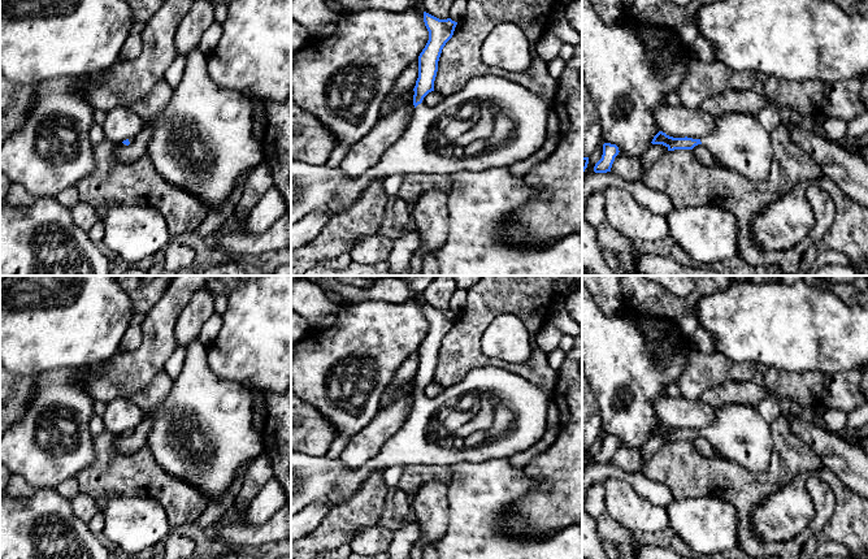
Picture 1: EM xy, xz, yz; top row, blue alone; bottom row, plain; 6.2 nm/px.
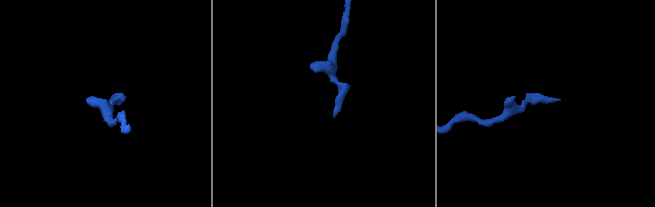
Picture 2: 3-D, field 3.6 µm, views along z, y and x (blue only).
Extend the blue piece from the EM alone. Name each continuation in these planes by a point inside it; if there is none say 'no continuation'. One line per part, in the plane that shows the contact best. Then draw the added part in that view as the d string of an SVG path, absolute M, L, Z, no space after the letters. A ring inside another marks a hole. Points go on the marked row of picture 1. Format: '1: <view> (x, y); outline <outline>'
1: xz (315, 187); outline M496 75L476 77L435 107L418 104L400 138L376 165L356 178L346 176L340 168L291 160L291 226L313 212L330 217L344 212L374 179L509 168L544 144L551 109L550 101L516 82ZM476 101L490 101L508 117L515 125L511 136L503 146L487 147L473 156L442 153L433 140L435 125L453 116L464 104Z

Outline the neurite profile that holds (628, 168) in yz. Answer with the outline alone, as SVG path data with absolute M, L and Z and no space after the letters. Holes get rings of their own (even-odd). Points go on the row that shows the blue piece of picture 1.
M619 152L611 172L628 182L645 181L646 166L637 159Z

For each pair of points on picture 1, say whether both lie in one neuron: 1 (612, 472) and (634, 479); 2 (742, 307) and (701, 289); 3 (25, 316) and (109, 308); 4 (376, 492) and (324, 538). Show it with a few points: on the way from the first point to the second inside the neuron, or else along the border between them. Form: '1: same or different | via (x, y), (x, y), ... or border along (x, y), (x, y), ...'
1: same | via (617, 473), (629, 477)
2: different | border along (725, 289), (704, 294), (698, 300), (693, 315)
3: same | via (46, 315), (52, 311), (89, 311)
4: same | via (363, 505), (337, 528)

